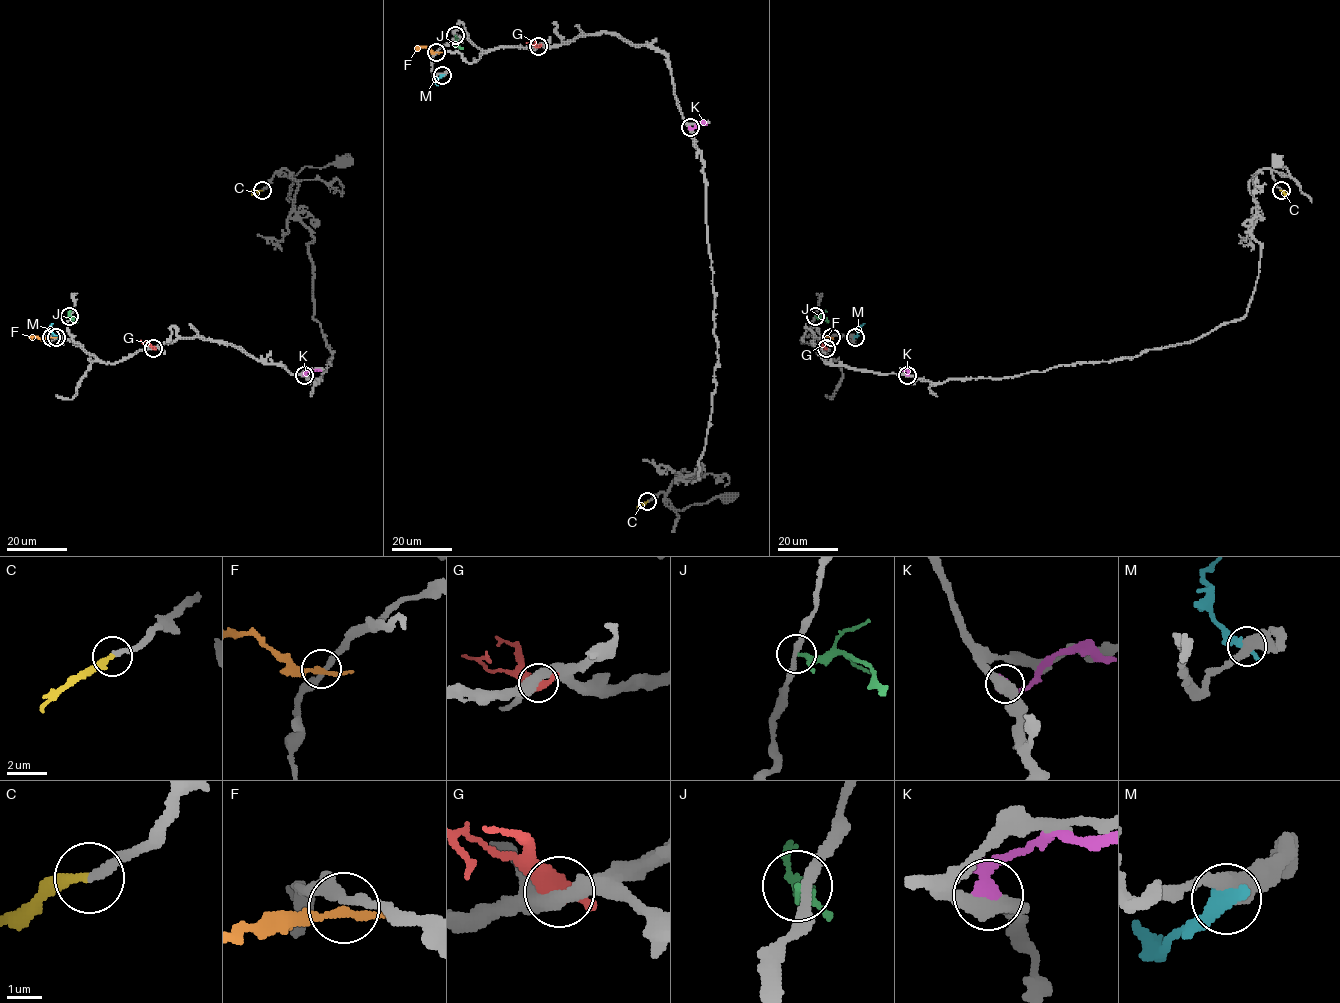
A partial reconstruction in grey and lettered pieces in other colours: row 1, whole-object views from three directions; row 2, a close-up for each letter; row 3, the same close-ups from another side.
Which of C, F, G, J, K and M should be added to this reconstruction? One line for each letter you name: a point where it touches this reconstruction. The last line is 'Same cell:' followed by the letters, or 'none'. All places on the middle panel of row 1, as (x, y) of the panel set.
C: (647, 501)
Same cell: C

